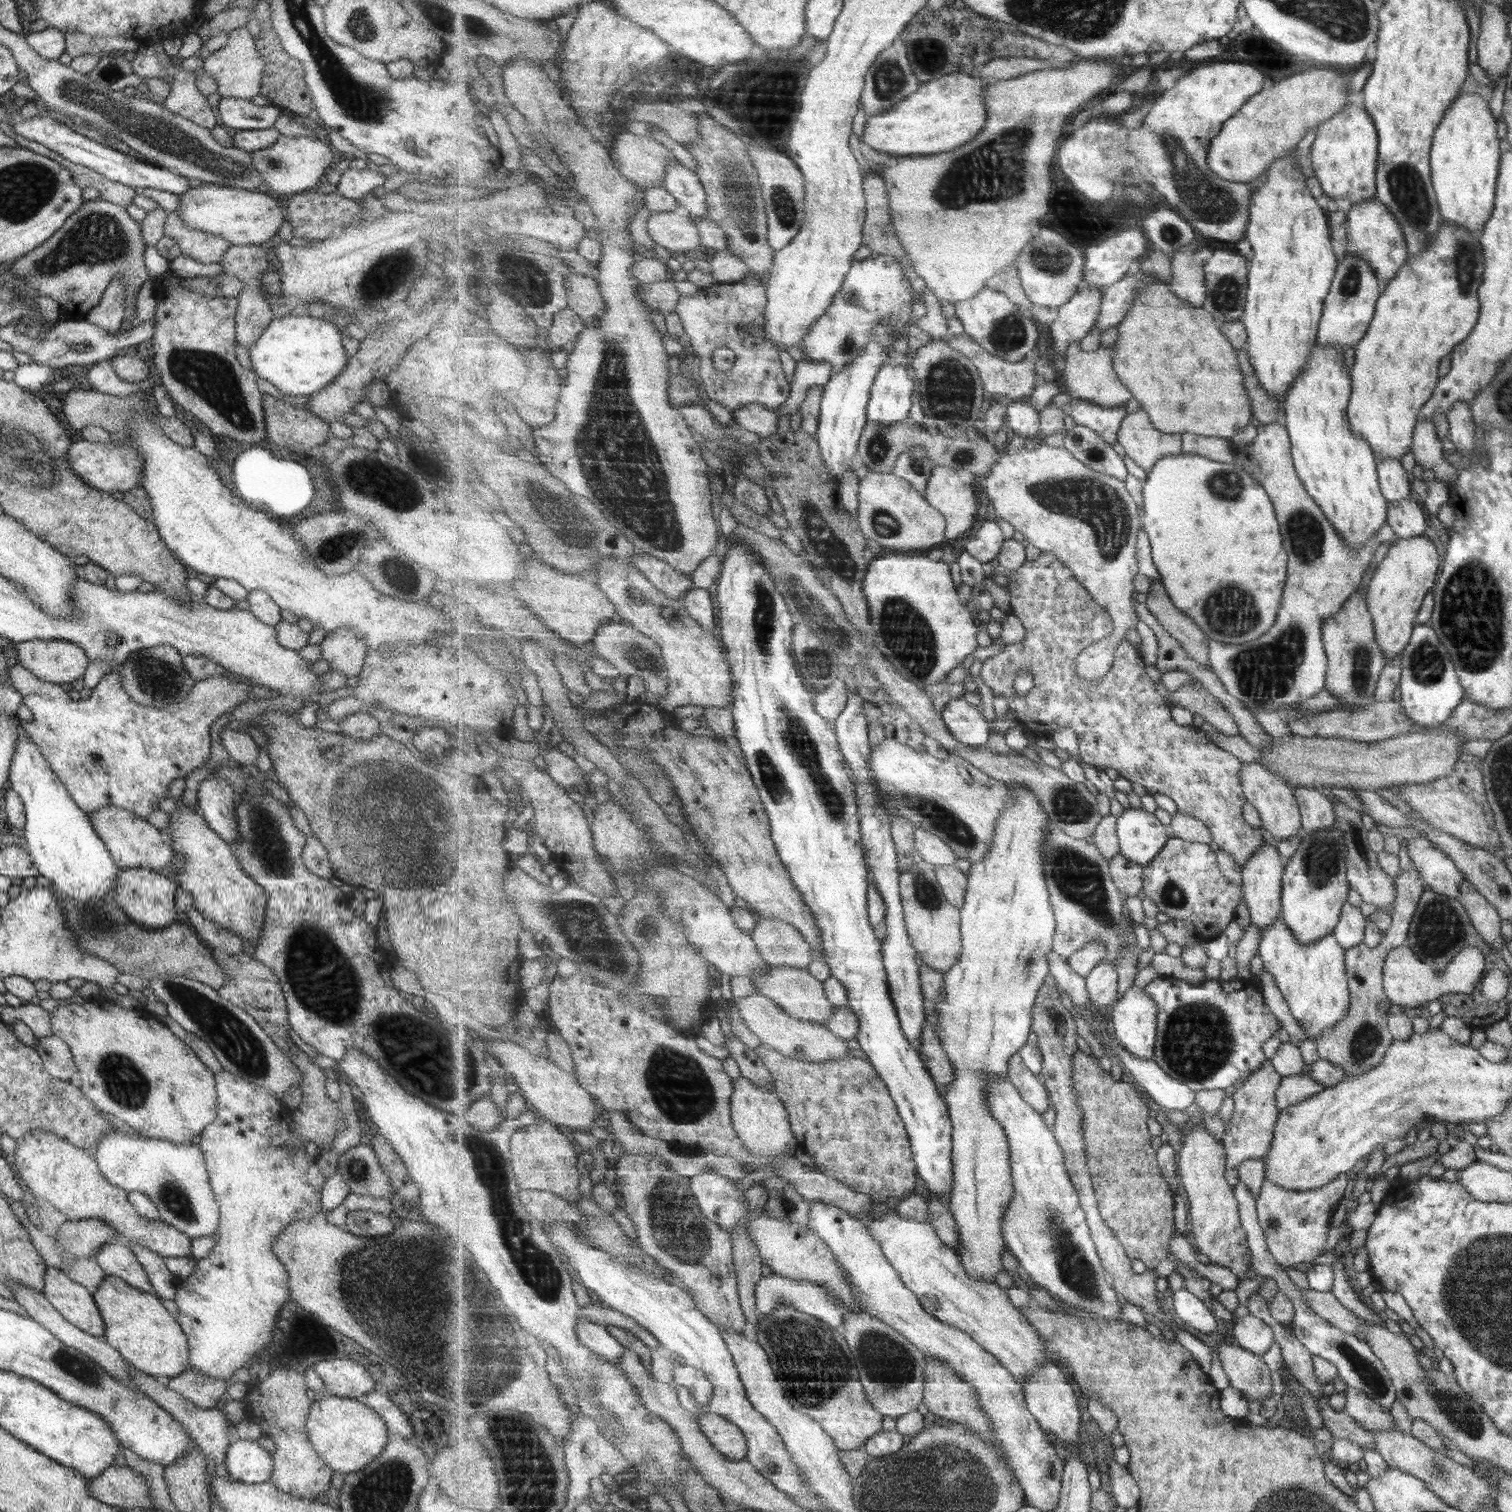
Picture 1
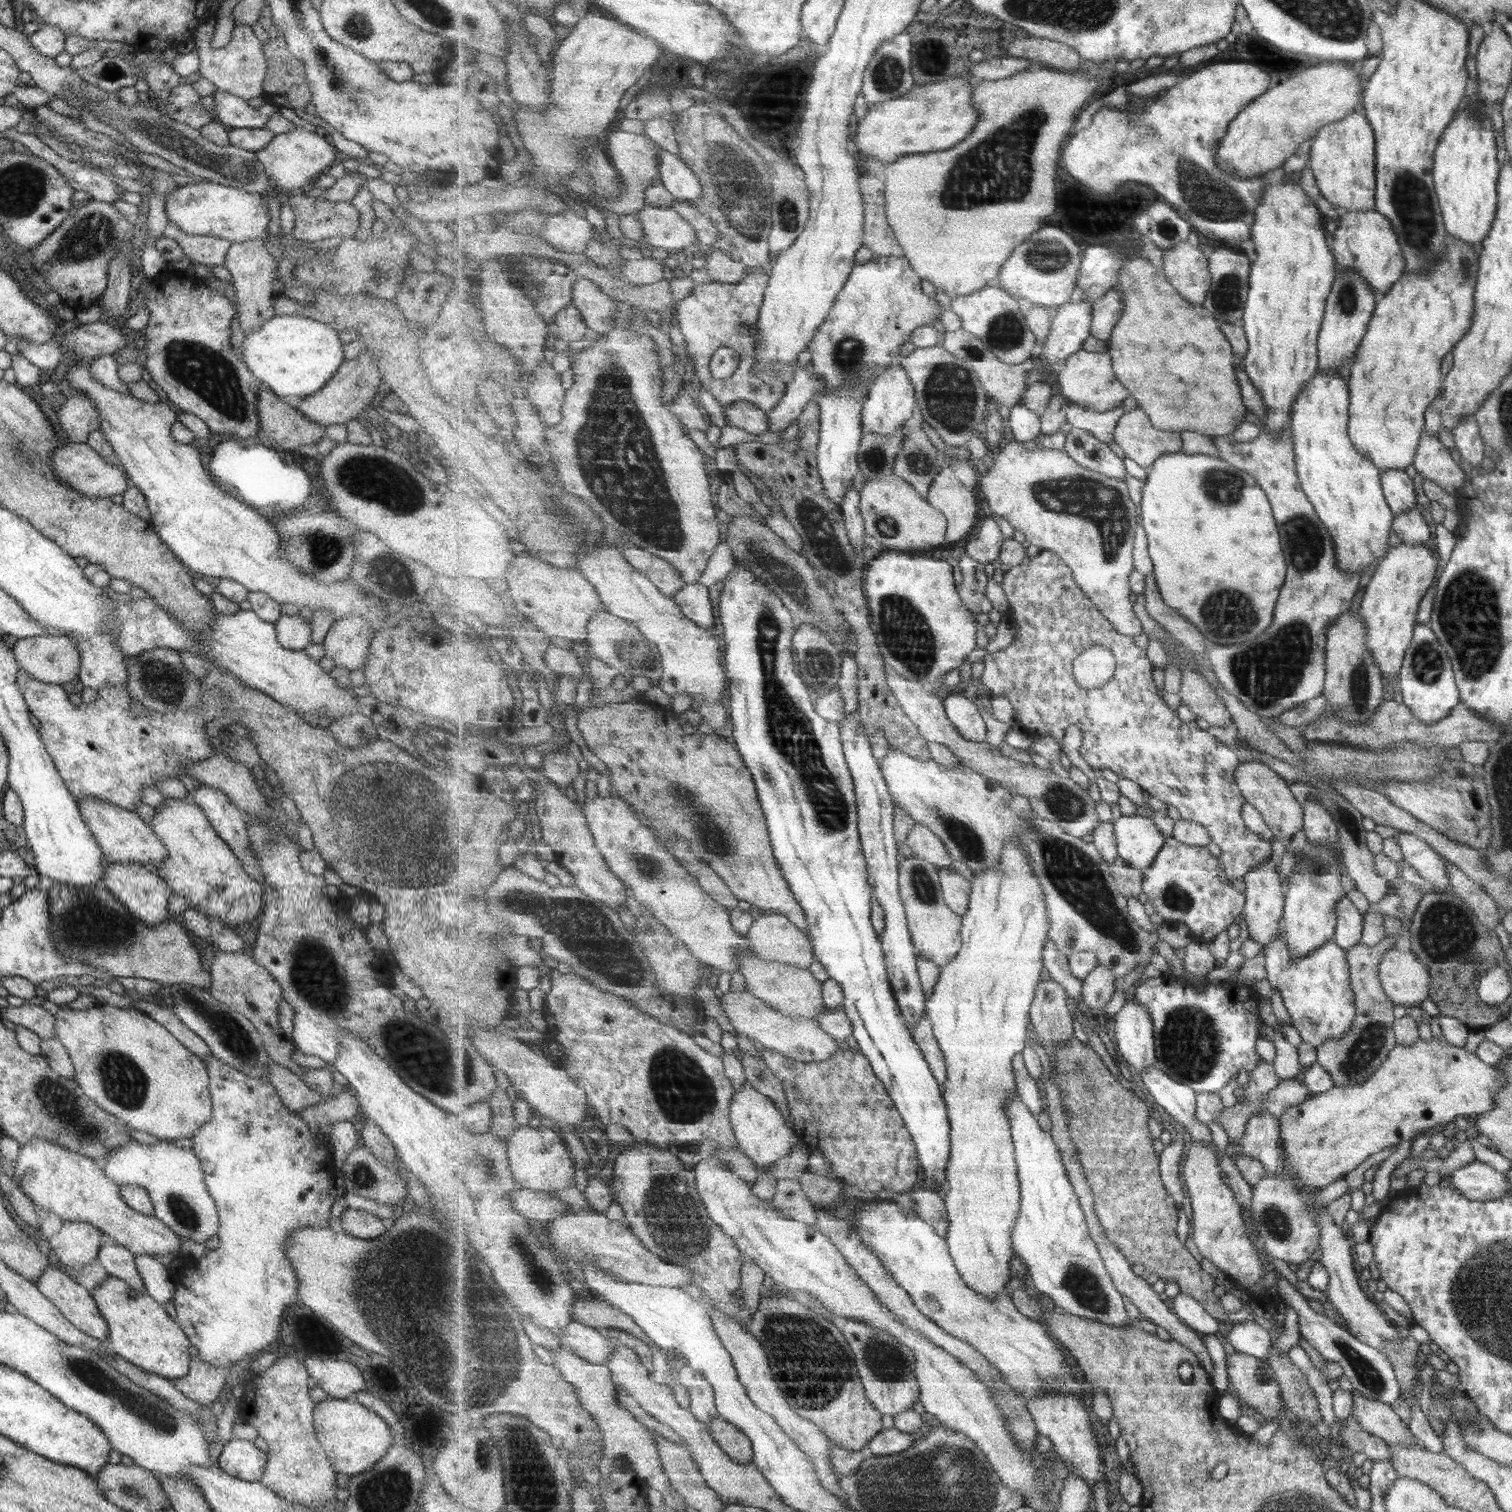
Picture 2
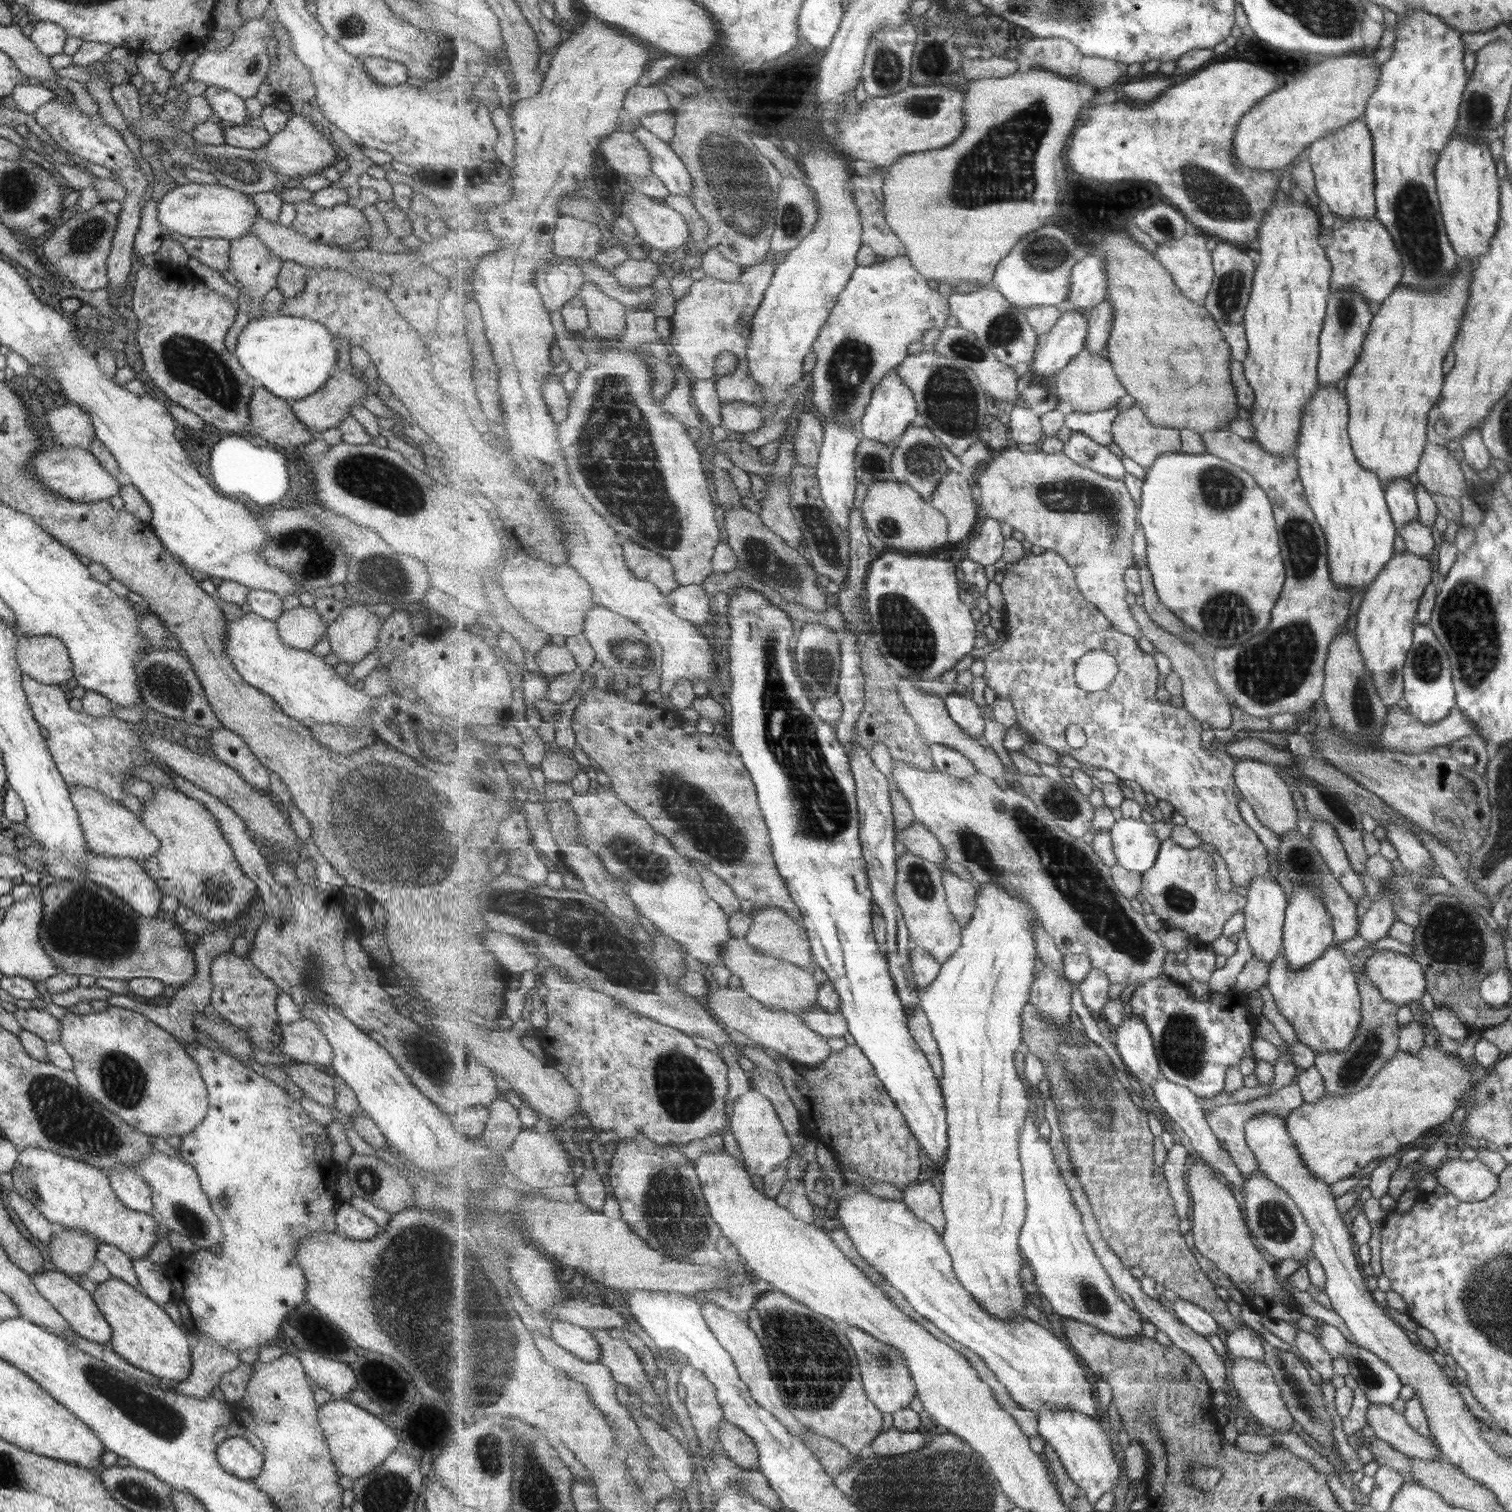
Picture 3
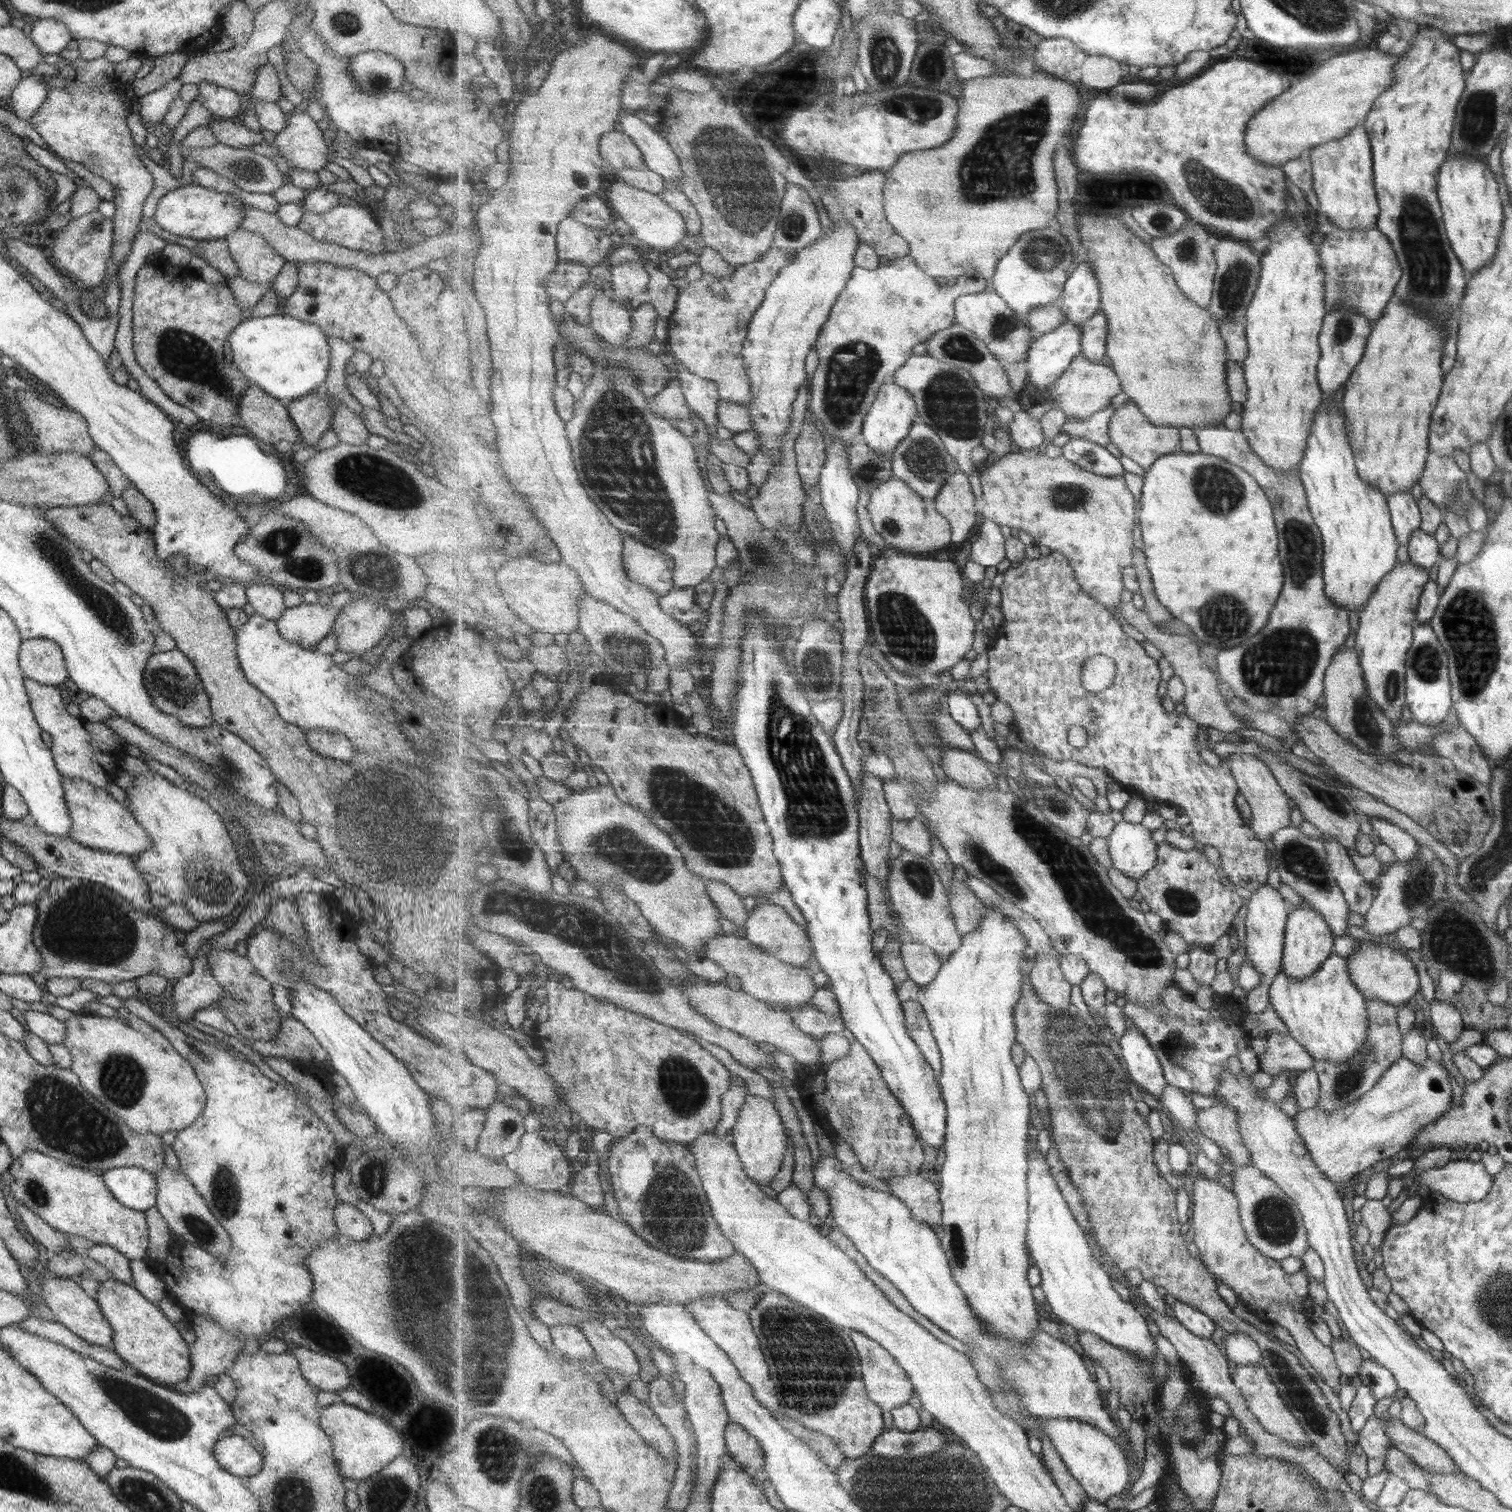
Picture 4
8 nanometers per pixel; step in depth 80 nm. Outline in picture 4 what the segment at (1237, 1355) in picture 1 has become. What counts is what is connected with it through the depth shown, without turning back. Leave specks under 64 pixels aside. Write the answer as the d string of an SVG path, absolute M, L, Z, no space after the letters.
M1251 1364L1245 1366L1236 1366L1232 1374L1234 1384L1241 1390L1245 1398L1245 1405L1263 1427L1265 1432L1278 1436L1291 1446L1311 1446L1308 1441L1308 1435L1304 1433L1304 1429L1300 1426L1299 1420L1285 1408L1287 1404L1283 1404L1283 1399L1279 1398L1278 1388L1272 1382L1271 1376L1265 1371L1265 1368L1259 1364Z

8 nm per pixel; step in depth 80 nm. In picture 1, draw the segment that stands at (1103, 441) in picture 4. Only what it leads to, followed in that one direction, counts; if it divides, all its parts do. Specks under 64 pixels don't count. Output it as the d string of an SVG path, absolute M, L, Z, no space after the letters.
M1081 399L1071 402L1069 415L1073 417L1077 425L1084 425L1095 430L1111 445L1118 442L1123 419L1128 416L1124 406L1109 409Z

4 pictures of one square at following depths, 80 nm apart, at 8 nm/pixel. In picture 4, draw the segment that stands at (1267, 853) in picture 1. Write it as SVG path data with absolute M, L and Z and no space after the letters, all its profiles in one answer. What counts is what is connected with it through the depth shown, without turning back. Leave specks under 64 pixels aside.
M1268 884L1259 886L1248 899L1247 914L1244 918L1244 952L1246 953L1246 961L1251 962L1251 966L1261 975L1261 982L1245 994L1246 1009L1249 1012L1261 1013L1267 1006L1269 986L1272 985L1273 978L1276 977L1283 961L1285 916L1288 915L1285 904L1283 904L1283 898L1279 896L1277 890L1269 888Z

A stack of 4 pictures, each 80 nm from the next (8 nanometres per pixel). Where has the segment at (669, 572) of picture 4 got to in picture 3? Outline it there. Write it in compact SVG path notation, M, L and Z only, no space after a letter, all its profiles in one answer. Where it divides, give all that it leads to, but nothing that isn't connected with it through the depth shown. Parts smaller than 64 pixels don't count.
M631 539L622 545L629 568L637 578L653 582L665 596L681 586L676 579L675 567L665 555L645 548Z

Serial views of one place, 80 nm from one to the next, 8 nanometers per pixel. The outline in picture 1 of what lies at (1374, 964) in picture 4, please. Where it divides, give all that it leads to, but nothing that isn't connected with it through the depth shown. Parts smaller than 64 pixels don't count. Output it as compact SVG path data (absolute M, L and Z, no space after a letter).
M1405 945L1390 949L1382 964L1382 988L1390 1004L1402 1008L1419 1008L1429 1000L1438 999L1445 994L1470 994L1480 982L1484 972L1484 956L1473 946L1464 946L1444 970L1433 970L1421 962L1411 949Z

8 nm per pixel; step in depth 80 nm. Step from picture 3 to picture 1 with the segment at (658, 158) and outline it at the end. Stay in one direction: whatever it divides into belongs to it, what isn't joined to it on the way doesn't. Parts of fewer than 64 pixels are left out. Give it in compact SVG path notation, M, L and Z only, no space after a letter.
M683 164L669 165L664 187L695 217L708 216L708 194L695 172Z

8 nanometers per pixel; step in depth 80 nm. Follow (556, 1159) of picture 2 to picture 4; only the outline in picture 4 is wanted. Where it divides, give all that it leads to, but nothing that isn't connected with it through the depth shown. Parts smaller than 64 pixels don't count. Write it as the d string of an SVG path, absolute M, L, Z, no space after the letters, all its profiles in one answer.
M526 1133L521 1138L521 1145L515 1152L506 1154L502 1159L505 1164L520 1176L523 1184L536 1189L555 1191L561 1186L570 1186L574 1178L570 1159L565 1157L565 1151L555 1145L552 1138L546 1133Z

